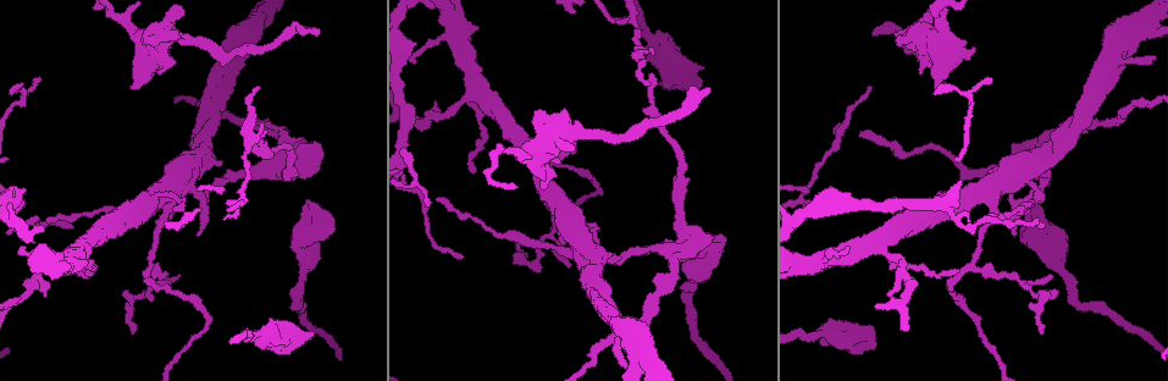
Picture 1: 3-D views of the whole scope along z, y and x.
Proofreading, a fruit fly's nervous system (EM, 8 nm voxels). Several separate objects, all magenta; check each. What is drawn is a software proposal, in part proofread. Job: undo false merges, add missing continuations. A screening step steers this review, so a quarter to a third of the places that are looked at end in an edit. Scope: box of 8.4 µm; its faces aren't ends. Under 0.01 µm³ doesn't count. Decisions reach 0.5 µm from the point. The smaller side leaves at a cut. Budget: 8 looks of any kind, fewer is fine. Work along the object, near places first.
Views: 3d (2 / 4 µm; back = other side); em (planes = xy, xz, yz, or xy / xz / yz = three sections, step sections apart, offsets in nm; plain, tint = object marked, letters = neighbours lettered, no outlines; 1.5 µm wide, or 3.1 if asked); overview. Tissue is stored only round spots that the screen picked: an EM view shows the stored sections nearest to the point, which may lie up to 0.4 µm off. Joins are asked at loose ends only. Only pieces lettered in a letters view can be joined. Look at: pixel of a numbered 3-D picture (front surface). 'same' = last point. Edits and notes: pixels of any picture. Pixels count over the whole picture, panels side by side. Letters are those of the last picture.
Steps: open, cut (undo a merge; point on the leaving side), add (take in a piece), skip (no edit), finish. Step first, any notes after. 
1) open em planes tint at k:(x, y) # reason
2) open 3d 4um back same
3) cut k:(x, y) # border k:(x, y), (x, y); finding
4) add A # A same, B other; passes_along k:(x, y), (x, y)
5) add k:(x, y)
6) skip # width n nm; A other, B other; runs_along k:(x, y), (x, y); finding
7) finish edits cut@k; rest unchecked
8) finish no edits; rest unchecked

open em planes letters at 1:(673, 87) # an open end

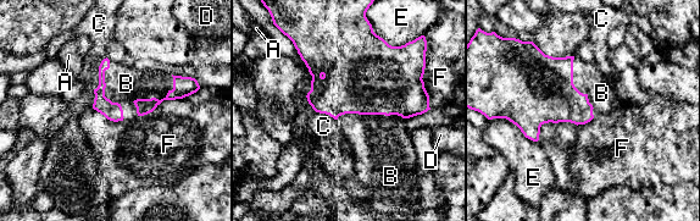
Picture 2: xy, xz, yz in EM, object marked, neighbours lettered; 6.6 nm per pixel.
add B # A other, B same, C other, D other, E other, F other; the neuron continues

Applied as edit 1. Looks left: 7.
open 3d 2um at 1:(258, 89) # free end

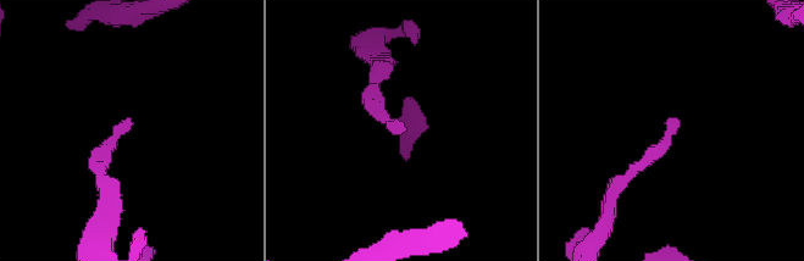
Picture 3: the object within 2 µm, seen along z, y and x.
open em xz step 8 tint at 3:(678, 121)

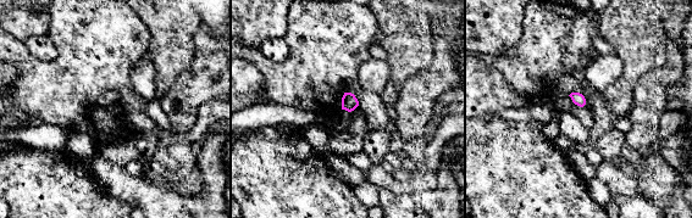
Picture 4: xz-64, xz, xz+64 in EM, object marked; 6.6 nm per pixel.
open em planes letters same

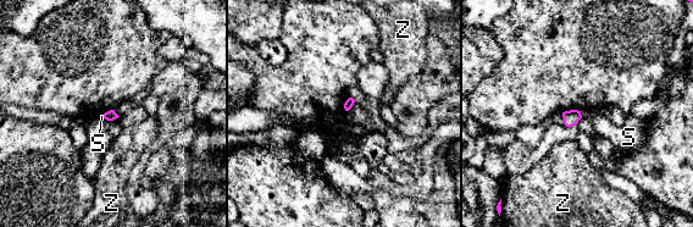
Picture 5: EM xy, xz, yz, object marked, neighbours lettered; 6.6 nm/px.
skip # S other, Z other; border 5:(580, 111), (582, 116); no lettered piece goes on from it

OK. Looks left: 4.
open em xy step 8 tint at 1:(692, 283) # calibre changes

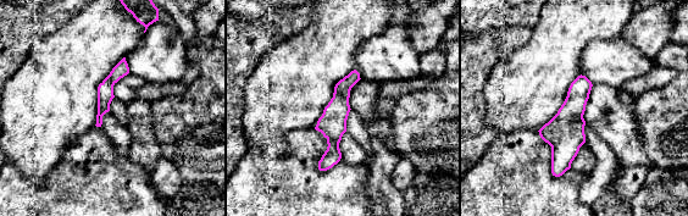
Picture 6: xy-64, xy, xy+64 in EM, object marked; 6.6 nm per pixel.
open em planes letters same # another direction

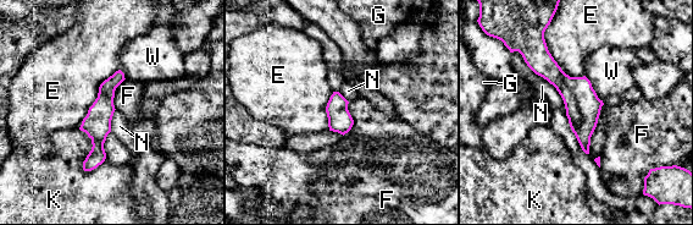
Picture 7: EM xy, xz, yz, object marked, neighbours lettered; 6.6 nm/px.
skip # E other, F other, G other, K other, N other, W other; border 7:(349, 102), (353, 126), (343, 135); all the same neuron

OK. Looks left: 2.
finish edits add@2; rest unchecked

